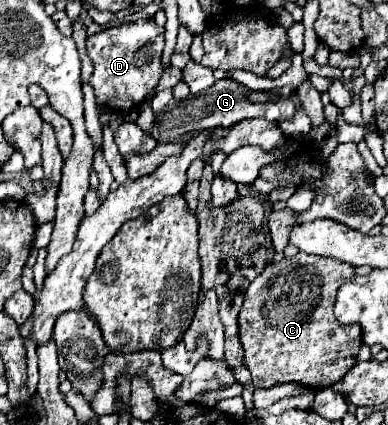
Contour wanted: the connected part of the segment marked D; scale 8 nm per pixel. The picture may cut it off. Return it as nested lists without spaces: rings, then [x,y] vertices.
[[[140,18],[136,22],[124,22],[120,26],[98,32],[86,40],[86,52],[94,62],[94,72],[90,76],[90,86],[96,94],[96,104],[106,106],[116,114],[138,110],[146,96],[156,88],[164,66],[164,28],[152,18]]]

